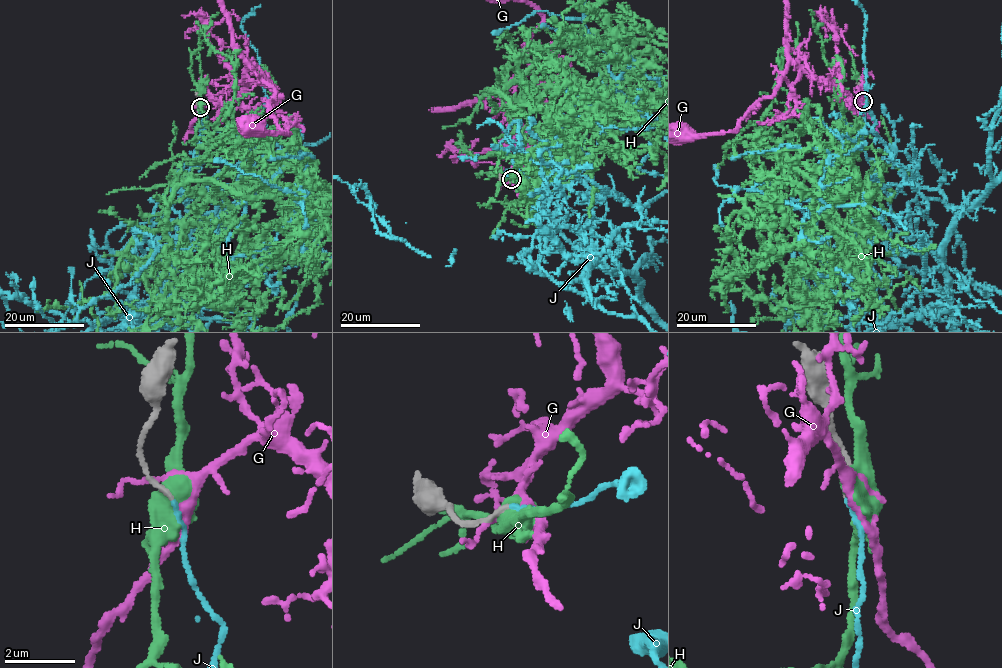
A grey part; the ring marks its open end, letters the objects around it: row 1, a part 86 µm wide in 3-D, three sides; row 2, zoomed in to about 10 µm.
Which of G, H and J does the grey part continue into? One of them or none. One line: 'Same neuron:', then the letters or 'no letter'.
Same neuron: J

